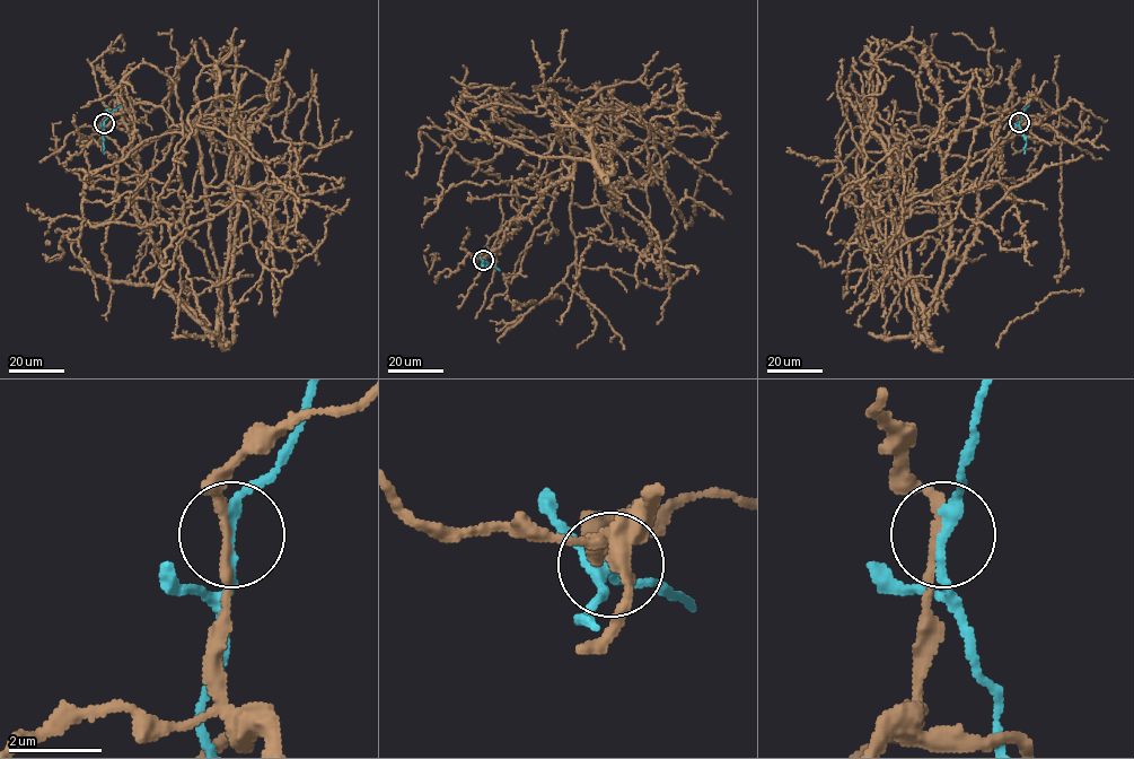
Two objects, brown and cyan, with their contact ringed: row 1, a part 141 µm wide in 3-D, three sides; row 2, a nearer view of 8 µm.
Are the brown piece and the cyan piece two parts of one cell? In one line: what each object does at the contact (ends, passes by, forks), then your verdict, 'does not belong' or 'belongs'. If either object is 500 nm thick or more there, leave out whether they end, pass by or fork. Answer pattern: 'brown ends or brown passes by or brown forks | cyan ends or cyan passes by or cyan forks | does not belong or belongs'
brown passes by | cyan passes by | does not belong

